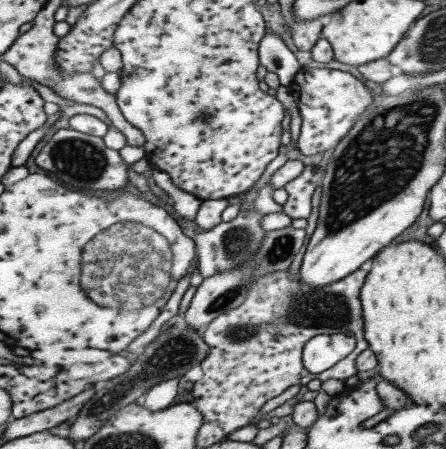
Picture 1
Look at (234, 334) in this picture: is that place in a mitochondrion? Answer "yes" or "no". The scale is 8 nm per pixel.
yes

